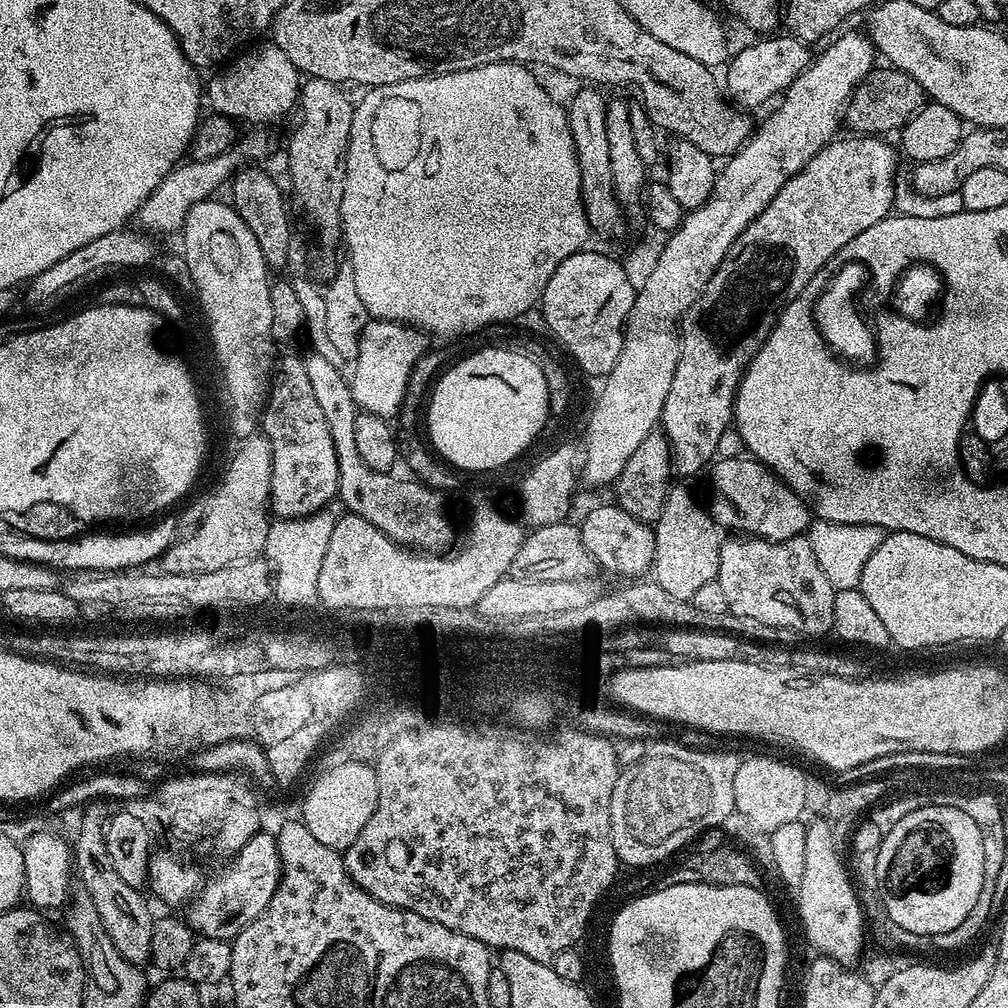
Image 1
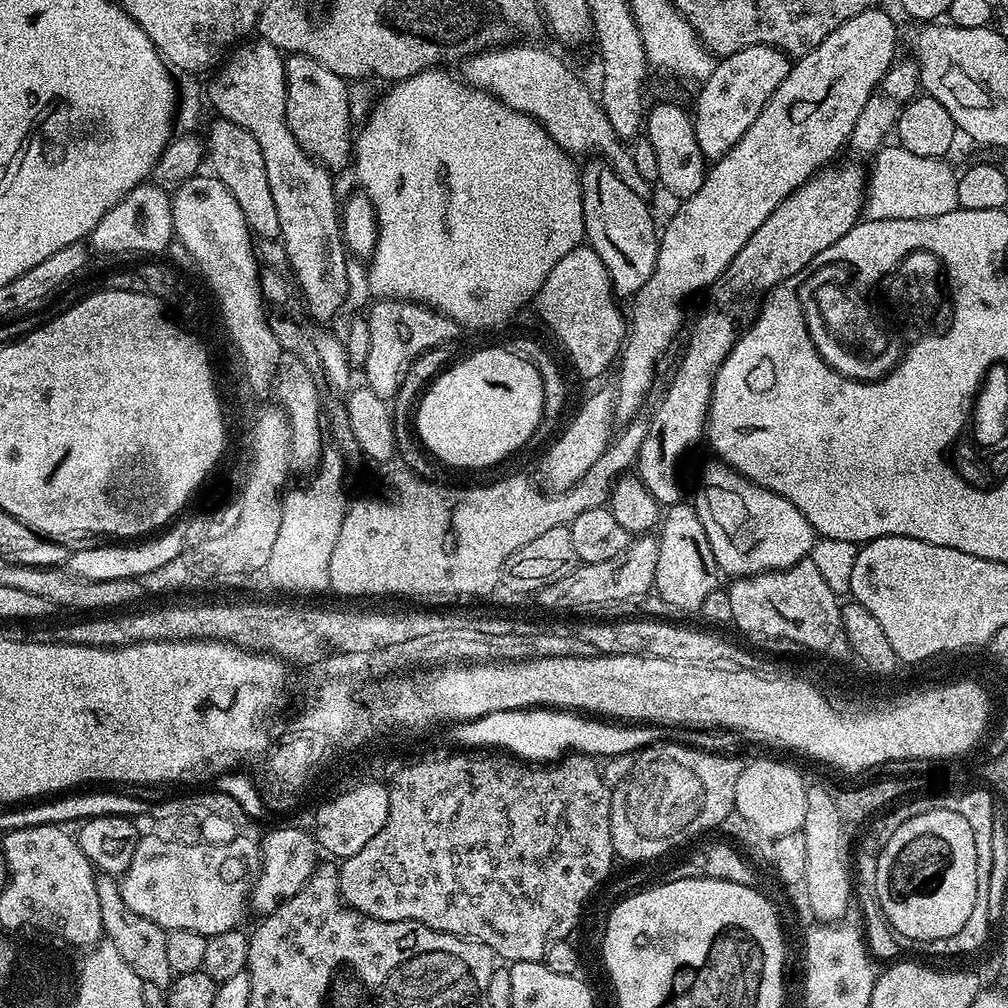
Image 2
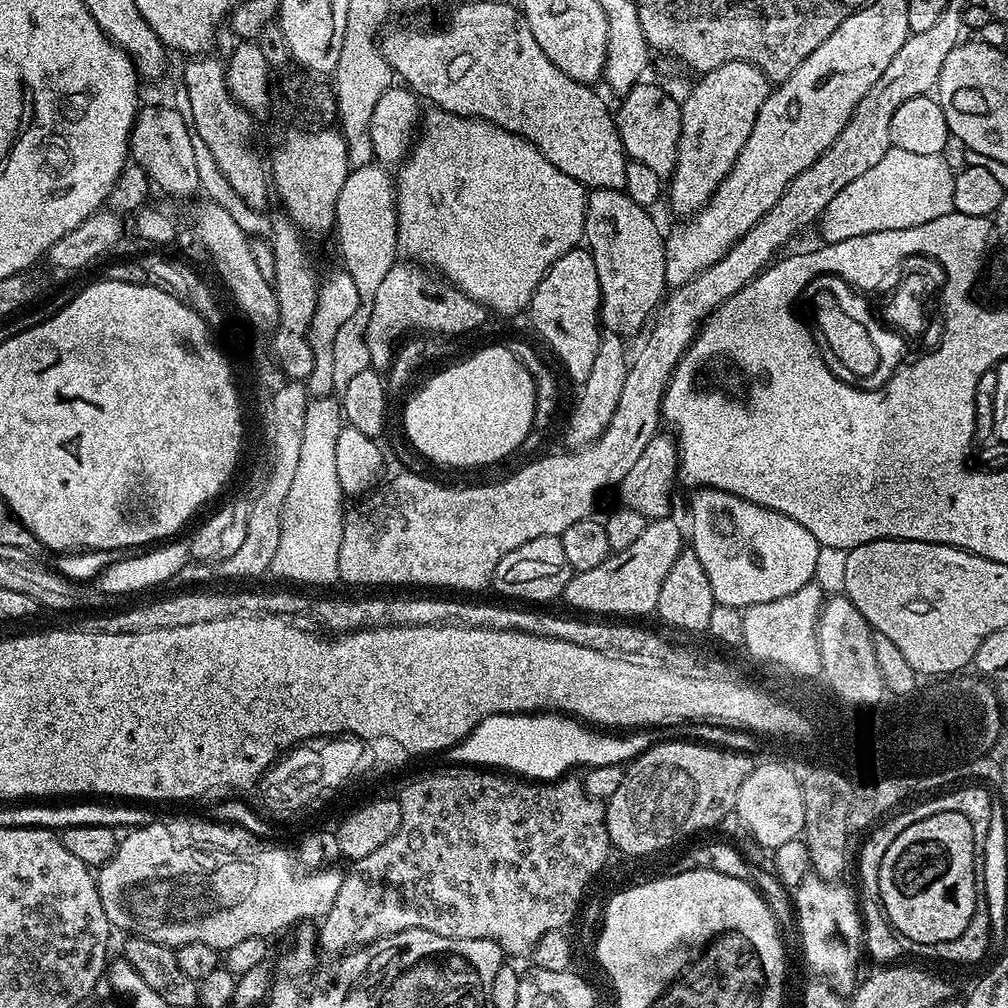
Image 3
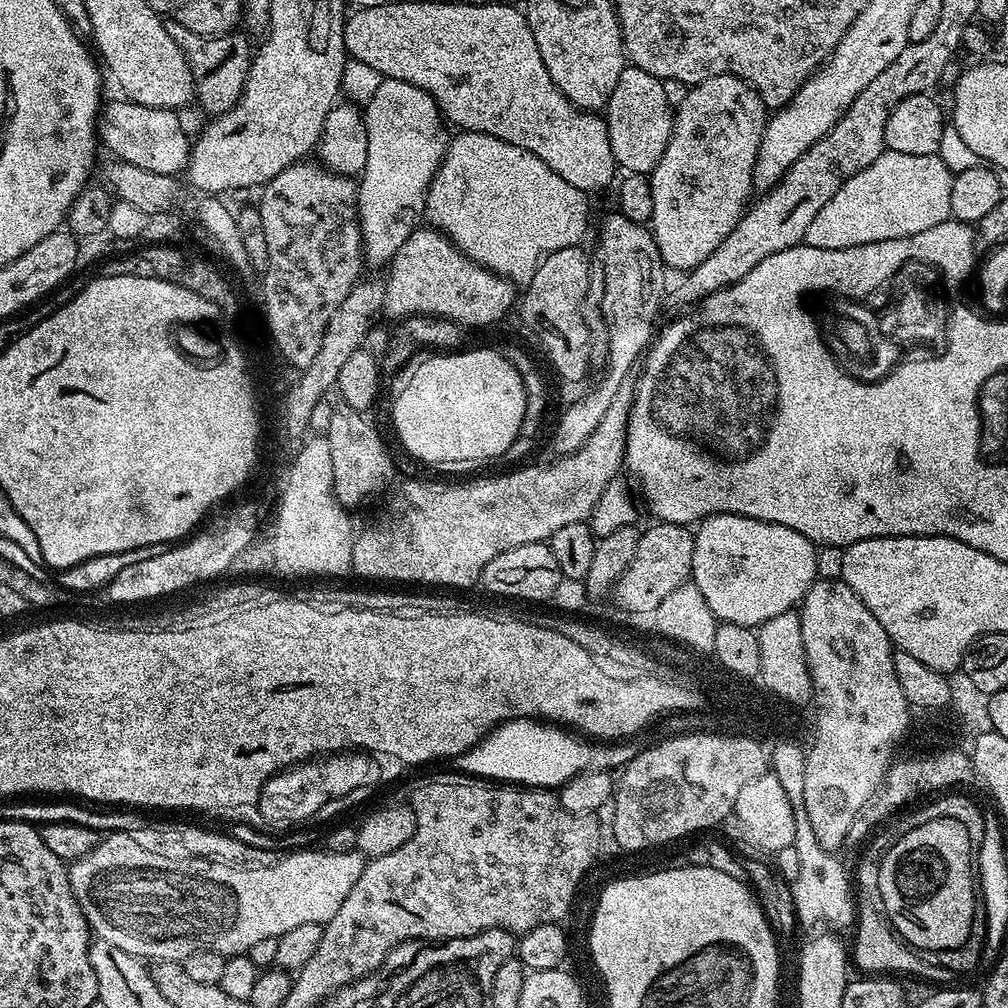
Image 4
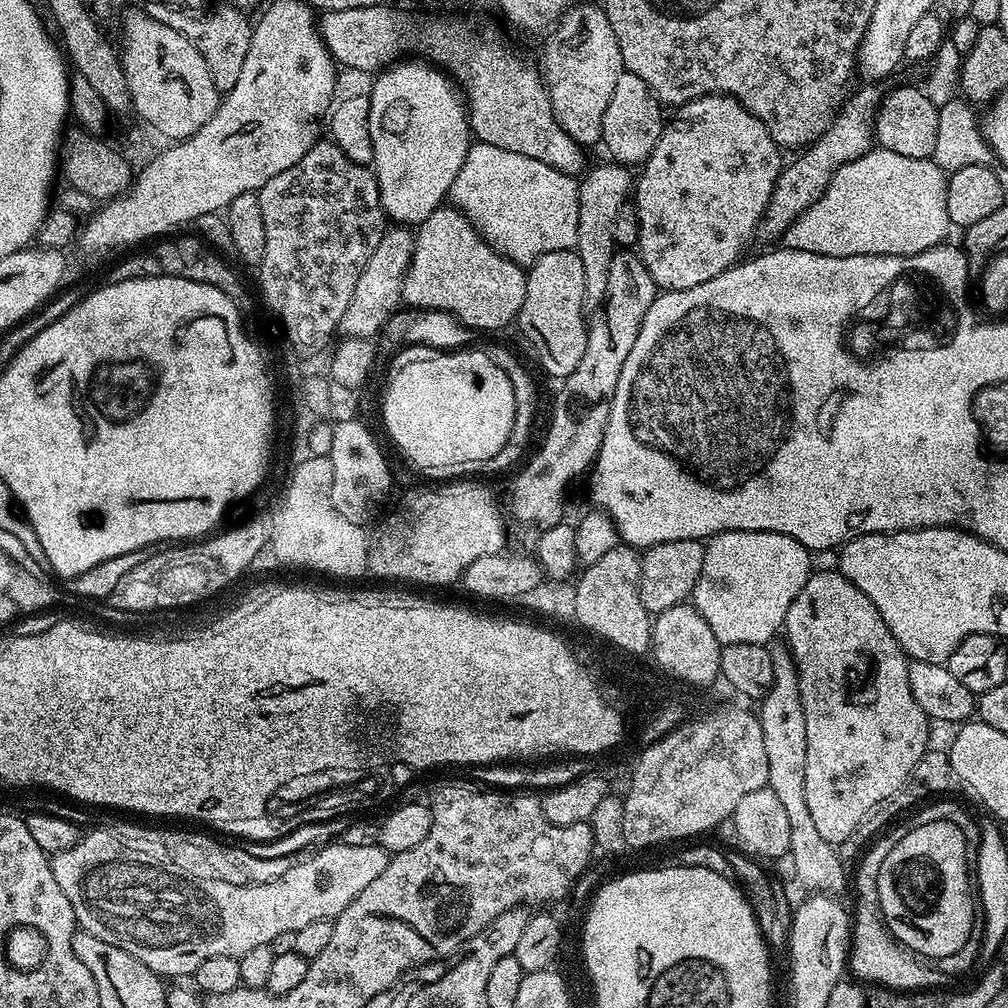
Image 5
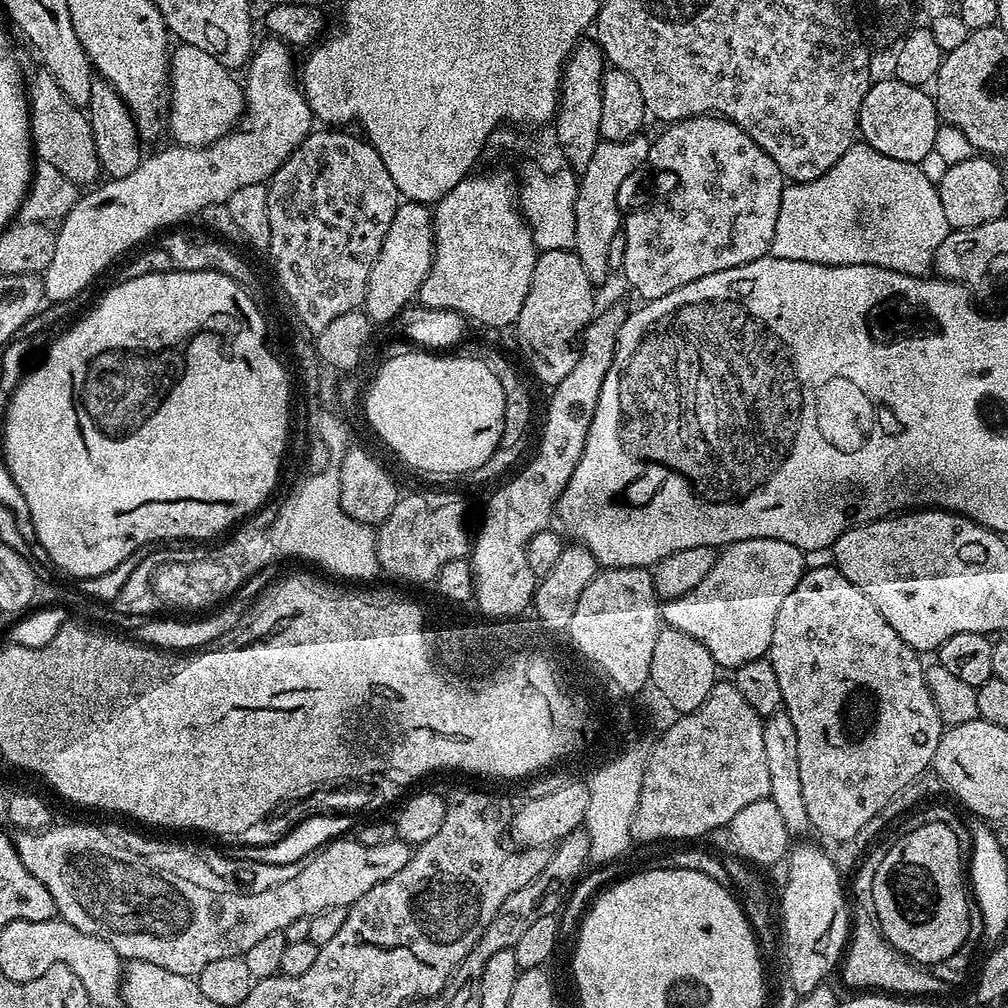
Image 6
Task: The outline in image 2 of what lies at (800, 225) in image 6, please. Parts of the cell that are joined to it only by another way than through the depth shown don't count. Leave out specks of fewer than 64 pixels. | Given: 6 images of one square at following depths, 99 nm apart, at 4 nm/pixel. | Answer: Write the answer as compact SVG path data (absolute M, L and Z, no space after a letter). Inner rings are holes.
M889 146L881 147L880 151L875 153L874 159L871 161L872 172L870 168L870 175L866 180L866 216L869 220L889 220L890 218L914 218L915 220L921 220L922 218L938 218L938 214L950 214L950 210L960 207L958 202L958 182L956 177L958 175L957 169L952 169L947 159L941 158L935 160L934 158L922 158L918 154L910 154L910 150L901 148L899 146L893 146L893 148L888 148Z

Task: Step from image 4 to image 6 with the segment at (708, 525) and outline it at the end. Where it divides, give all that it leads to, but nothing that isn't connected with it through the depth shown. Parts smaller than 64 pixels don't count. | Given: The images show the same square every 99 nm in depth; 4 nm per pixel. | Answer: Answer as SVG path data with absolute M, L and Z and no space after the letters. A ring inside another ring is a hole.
M750 538L726 544L719 549L714 566L710 566L710 574L706 574L706 578L702 578L694 590L685 596L663 601L663 623L690 634L690 638L698 638L698 642L710 650L714 662L721 669L741 668L746 662L767 657L770 638L774 638L774 621L778 619L778 609L790 590L798 586L805 571L804 553L798 550L798 546L790 546L790 542L774 538Z

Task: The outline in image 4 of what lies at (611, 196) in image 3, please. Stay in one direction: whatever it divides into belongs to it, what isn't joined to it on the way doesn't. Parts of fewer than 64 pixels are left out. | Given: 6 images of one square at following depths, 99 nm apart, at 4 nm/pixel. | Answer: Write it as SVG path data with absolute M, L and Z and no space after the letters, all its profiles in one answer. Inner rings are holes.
M619 214L606 217L600 224L598 267L605 272L605 297L600 303L600 309L610 334L608 361L602 368L604 377L561 414L560 421L556 424L556 448L560 454L578 451L586 438L594 434L606 410L610 410L614 394L618 394L620 387L629 379L628 371L635 362L637 365L652 343L652 323L655 322L656 315L660 312L660 303L664 300L666 269L651 231L643 224L630 222Z

